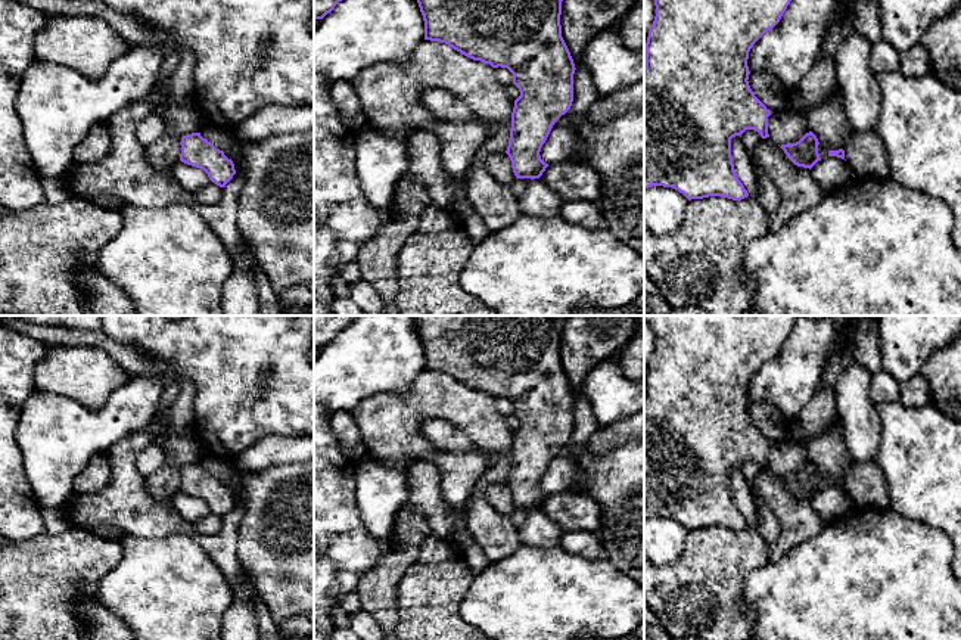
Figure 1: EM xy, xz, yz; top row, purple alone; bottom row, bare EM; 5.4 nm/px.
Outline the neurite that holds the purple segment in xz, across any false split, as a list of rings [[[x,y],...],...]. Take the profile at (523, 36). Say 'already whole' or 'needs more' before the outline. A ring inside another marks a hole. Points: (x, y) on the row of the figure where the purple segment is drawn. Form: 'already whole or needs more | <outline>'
already whole | [[[417,0],[424,21],[424,40],[445,43],[461,55],[507,68],[520,96],[511,112],[506,153],[516,178],[539,178],[548,164],[541,156],[554,122],[573,102],[575,63],[562,37],[563,0]]]

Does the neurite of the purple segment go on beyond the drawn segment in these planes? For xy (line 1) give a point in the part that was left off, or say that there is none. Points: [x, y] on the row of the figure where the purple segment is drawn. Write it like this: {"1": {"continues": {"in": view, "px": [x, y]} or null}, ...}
{"1": {"continues": null}}

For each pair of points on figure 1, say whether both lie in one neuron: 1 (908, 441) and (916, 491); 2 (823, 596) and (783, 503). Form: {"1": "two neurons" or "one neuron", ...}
{"1": "one neuron", "2": "two neurons"}

